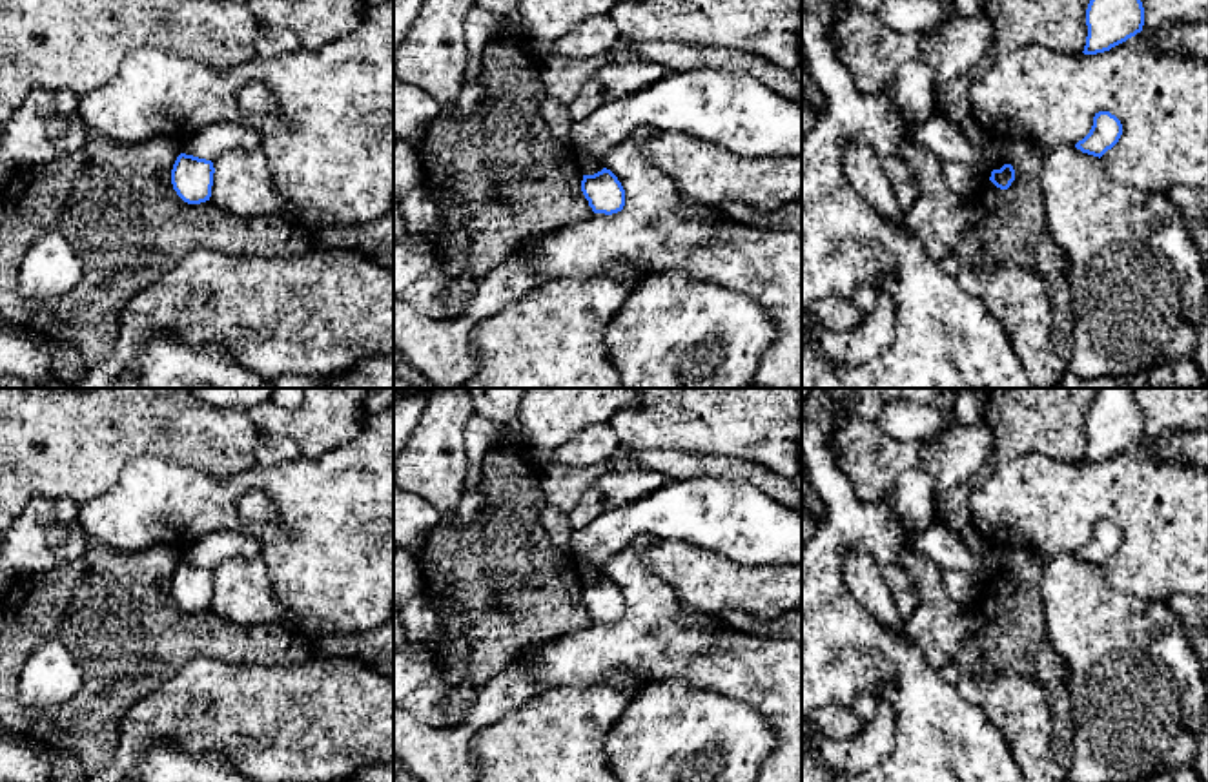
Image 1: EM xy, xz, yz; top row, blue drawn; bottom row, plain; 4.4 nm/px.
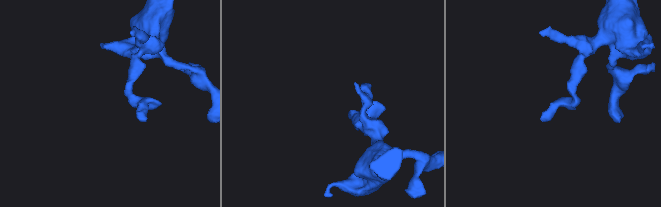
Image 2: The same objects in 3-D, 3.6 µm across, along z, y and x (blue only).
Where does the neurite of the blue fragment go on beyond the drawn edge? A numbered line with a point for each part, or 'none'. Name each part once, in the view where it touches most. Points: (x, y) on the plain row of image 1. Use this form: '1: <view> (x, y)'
none

